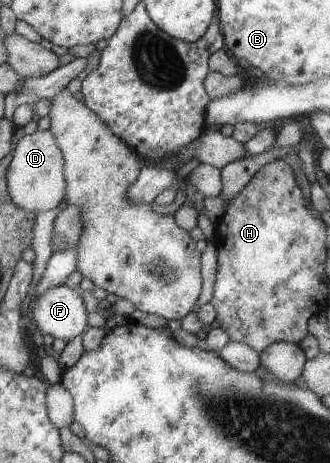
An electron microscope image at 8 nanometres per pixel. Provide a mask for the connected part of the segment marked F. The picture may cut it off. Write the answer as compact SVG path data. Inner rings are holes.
M57 285L35 301L33 321L43 334L68 342L87 330L87 311L72 287Z

